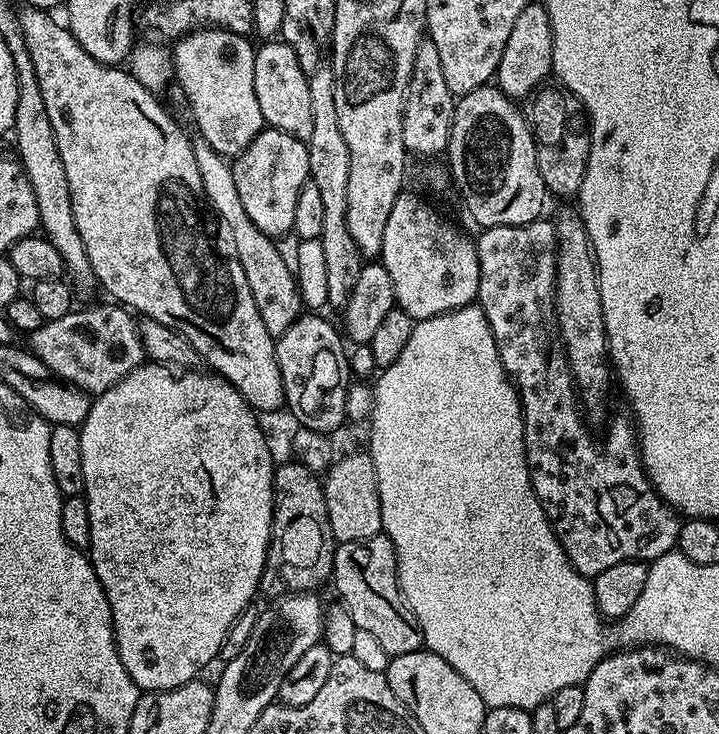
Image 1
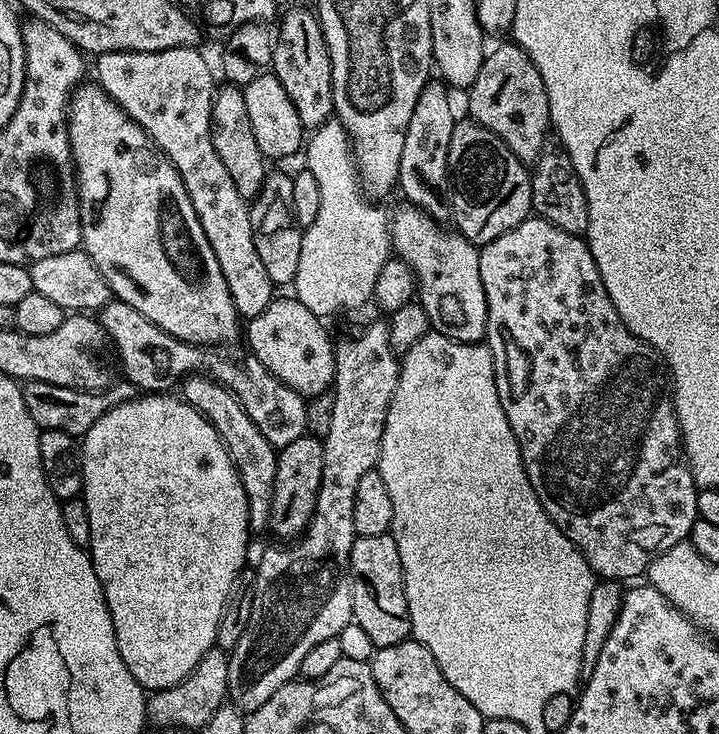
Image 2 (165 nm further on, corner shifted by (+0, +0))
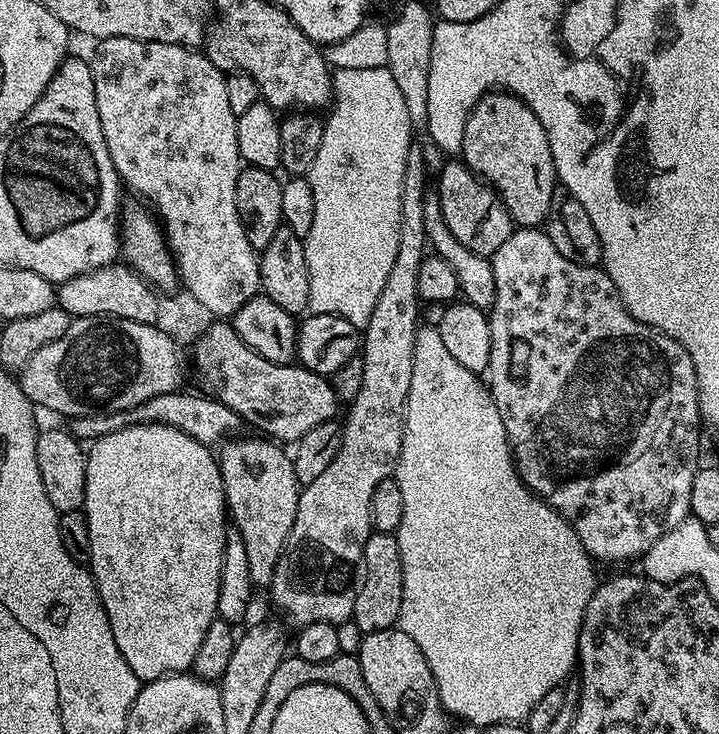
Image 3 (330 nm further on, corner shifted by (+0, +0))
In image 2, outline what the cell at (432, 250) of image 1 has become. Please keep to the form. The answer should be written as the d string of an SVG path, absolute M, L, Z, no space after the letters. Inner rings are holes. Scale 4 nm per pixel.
M407 202L396 212L393 211L390 219L393 251L399 259L410 265L416 275L418 302L428 316L431 329L449 340L462 341L463 344L479 343L487 333L488 322L485 290L482 288L481 271L478 267L479 249L460 233L444 229L447 227Z

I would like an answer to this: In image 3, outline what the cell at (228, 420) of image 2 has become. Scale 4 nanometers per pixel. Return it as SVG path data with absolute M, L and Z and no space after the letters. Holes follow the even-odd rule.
M240 438L229 439L218 452L224 501L228 503L231 523L242 534L242 542L246 542L253 585L267 589L276 573L278 558L284 553L286 538L290 538L302 485L296 479L293 457L284 453L279 443L268 438L236 439Z

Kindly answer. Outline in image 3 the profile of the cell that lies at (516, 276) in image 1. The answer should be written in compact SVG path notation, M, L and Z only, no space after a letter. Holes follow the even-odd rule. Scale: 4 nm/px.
M517 227L510 234L510 238L506 238L506 242L502 242L502 246L498 246L498 250L490 259L494 266L494 290L496 293L494 294L494 306L487 317L490 332L490 358L486 371L486 383L492 393L494 402L498 406L498 414L502 414L502 426L508 435L508 447L512 450L512 459L516 461L516 470L520 473L520 479L523 480L527 488L532 489L541 500L546 501L568 523L574 530L574 534L578 534L582 546L588 551L588 555L592 557L593 561L601 562L600 560L605 560L608 564L620 564L623 560L639 561L648 553L650 546L654 546L654 542L658 542L658 538L662 538L662 534L674 530L674 526L681 524L692 511L690 506L690 486L694 486L694 474L702 464L702 460L700 460L702 417L700 415L700 399L698 398L694 362L690 358L690 354L677 340L670 338L664 332L659 332L651 324L638 322L629 314L622 302L622 298L618 294L618 290L614 286L614 282L610 282L610 278L604 273L603 267L579 264L578 262L570 262L570 258L562 258L562 254L558 254L554 242L550 242L547 231L540 228Z

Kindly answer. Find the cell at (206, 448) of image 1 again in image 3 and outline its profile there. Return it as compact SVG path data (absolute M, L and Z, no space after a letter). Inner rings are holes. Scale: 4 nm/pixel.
M139 424L126 430L114 430L114 434L106 434L91 441L87 453L86 498L82 511L88 519L90 530L90 576L96 582L96 594L102 602L105 617L110 622L110 630L114 630L114 642L118 642L122 658L126 658L130 670L134 670L134 674L142 682L187 673L198 654L198 646L202 646L202 638L206 638L206 630L210 630L210 622L218 619L218 586L222 582L222 558L226 550L230 517L228 503L224 501L224 483L217 457L209 445L165 424Z

